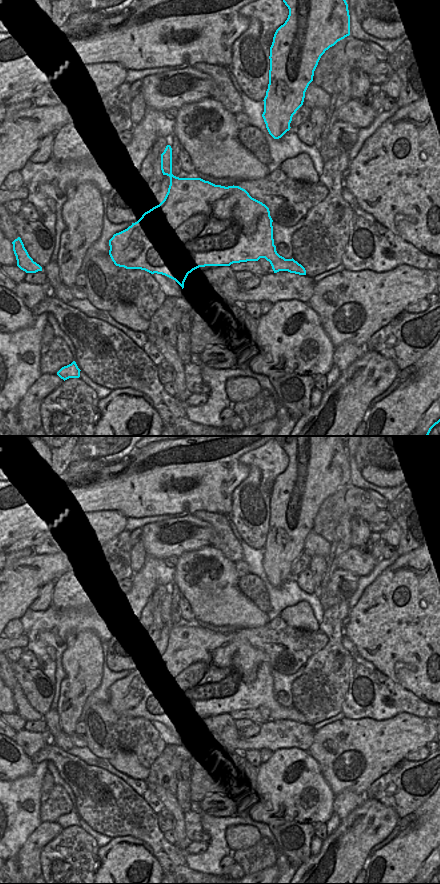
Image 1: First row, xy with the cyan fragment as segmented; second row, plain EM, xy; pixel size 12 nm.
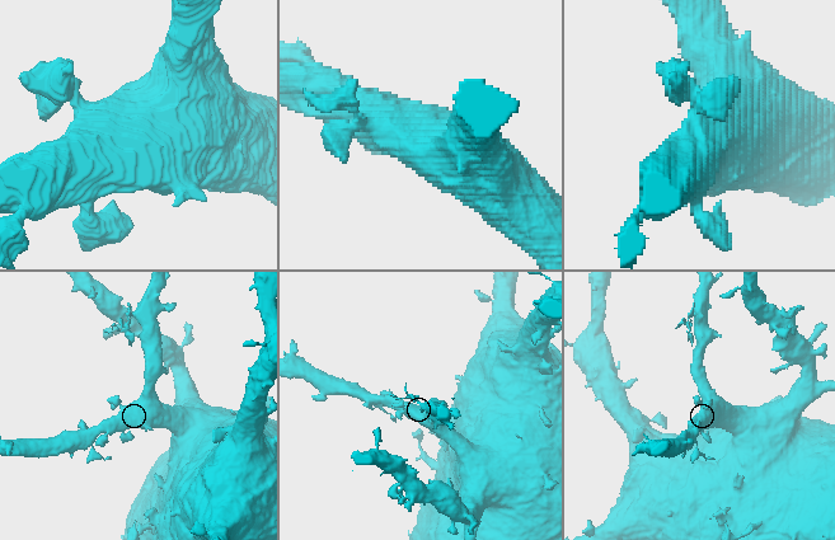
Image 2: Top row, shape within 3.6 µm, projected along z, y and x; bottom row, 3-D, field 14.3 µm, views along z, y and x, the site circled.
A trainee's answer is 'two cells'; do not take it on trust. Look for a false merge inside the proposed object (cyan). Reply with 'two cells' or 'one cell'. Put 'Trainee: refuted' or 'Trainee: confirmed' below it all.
one cell
Trainee: refuted

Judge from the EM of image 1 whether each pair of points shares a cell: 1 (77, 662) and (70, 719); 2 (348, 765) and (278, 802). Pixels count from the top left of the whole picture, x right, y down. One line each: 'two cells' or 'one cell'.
1: one cell
2: two cells

